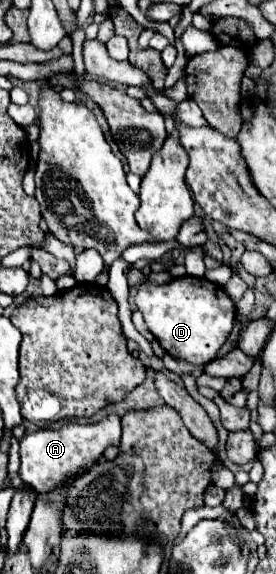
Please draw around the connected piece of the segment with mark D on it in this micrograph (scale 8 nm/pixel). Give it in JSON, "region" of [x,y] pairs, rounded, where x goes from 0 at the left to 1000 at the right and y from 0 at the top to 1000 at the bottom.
{"region":[[[667,479],[601,497],[522,493],[500,500],[486,528],[587,608],[609,618],[703,636],[746,636],[783,622],[855,559],[855,531],[833,514],[804,497],[783,497],[739,483]]]}

